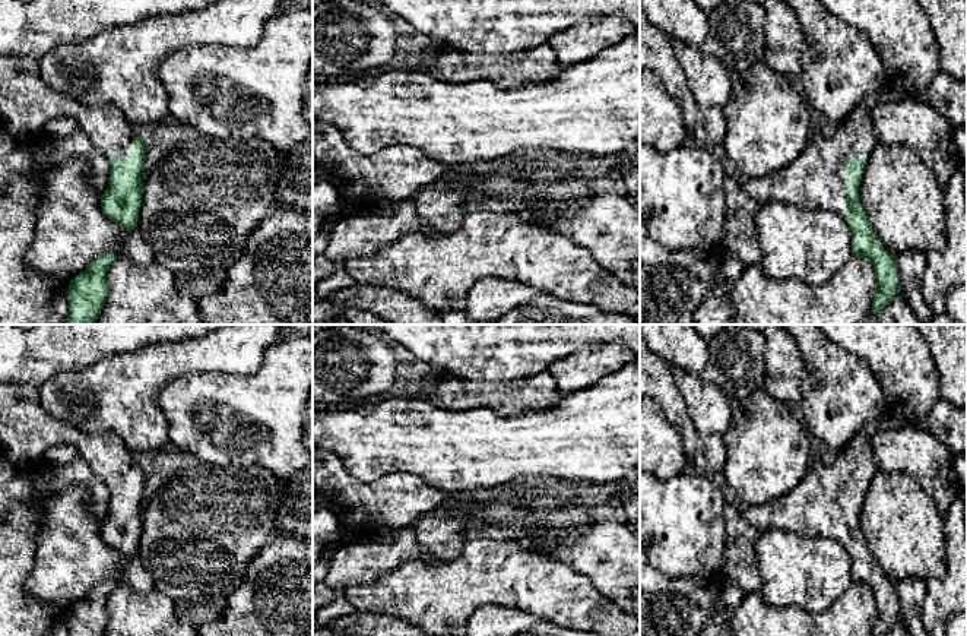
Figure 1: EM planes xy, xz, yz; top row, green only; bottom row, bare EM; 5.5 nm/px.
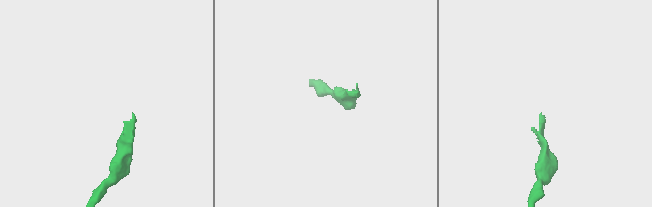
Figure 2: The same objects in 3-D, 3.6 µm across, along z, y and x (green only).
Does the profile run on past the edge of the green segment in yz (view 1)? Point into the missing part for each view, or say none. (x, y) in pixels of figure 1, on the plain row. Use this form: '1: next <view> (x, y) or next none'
1: next yz (818, 505)

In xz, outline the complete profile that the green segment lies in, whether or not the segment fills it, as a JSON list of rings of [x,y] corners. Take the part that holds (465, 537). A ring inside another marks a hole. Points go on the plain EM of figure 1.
[[[450,496],[444,501],[448,509],[456,509],[457,516],[422,516],[415,525],[415,537],[421,547],[427,548],[441,561],[451,561],[460,556],[462,545],[472,534],[473,519],[465,509],[473,503],[469,496]]]

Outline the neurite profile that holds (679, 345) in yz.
[[[640,325],[640,336],[670,368],[684,368],[695,377],[711,357],[708,342],[694,325]]]

